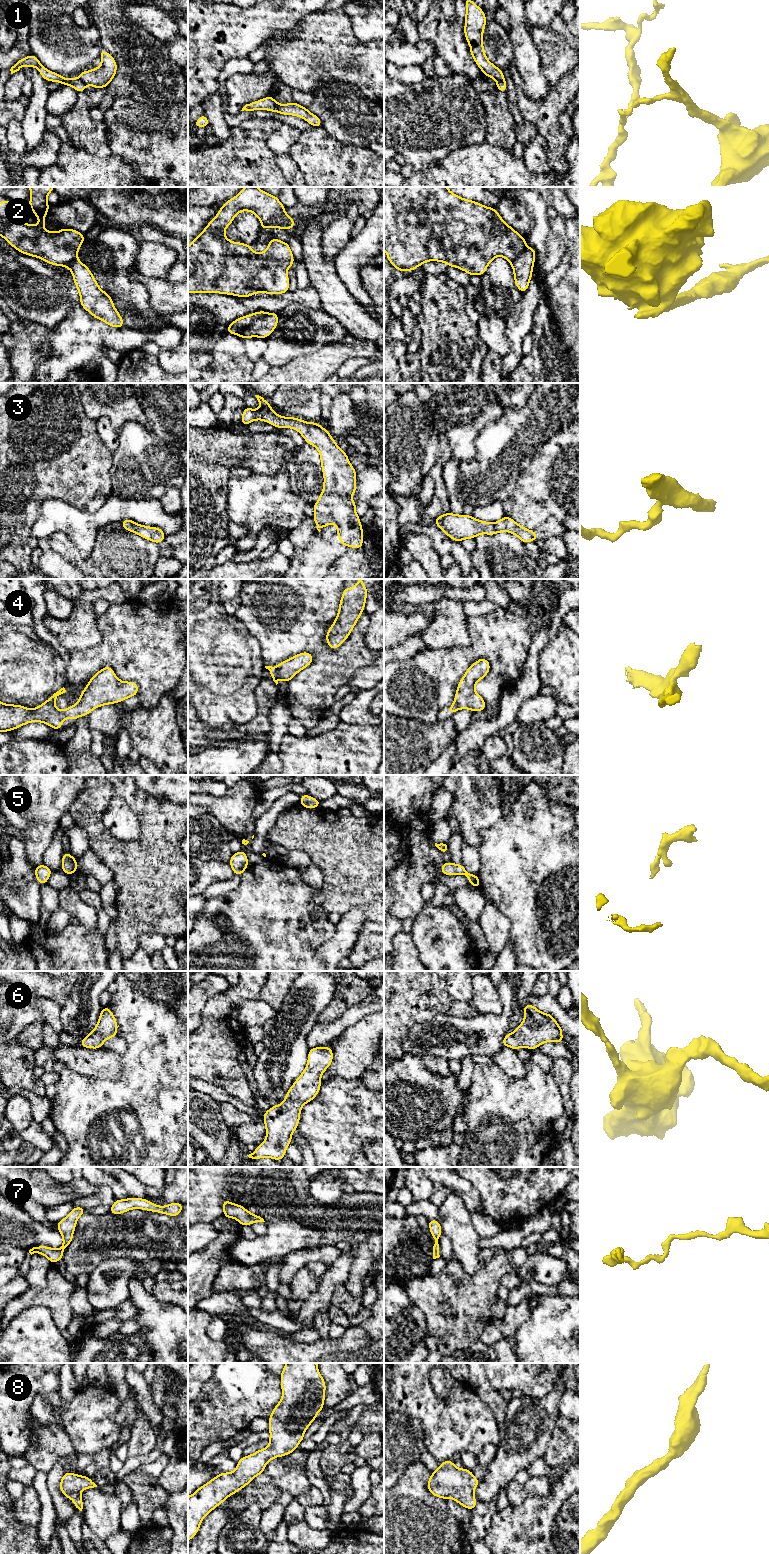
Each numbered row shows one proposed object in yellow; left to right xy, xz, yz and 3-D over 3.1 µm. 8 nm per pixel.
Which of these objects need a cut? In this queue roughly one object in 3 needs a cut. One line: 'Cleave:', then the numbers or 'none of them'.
Cleave: 1, 2

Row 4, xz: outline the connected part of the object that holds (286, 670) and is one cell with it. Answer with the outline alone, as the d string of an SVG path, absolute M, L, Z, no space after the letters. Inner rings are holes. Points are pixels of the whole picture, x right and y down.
M301 652L278 664L277 667L265 666L270 671L273 681L278 684L279 680L288 683L294 676L313 662L313 655L309 652Z

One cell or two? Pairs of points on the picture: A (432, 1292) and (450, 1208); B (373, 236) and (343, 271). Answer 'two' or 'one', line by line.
A: two
B: one

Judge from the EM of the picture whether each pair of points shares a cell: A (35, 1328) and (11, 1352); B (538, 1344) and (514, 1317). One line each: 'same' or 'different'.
A: same
B: different

